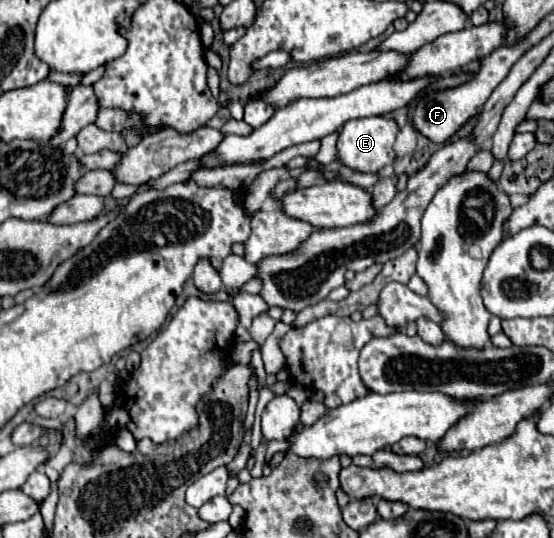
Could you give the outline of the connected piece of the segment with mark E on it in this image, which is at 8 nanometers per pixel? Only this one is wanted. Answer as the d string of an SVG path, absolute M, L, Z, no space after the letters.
M368 116L368 118L356 118L348 120L338 136L338 160L346 168L354 172L380 172L382 168L390 166L394 162L394 140L398 134L398 126L394 120L388 120L384 116Z

